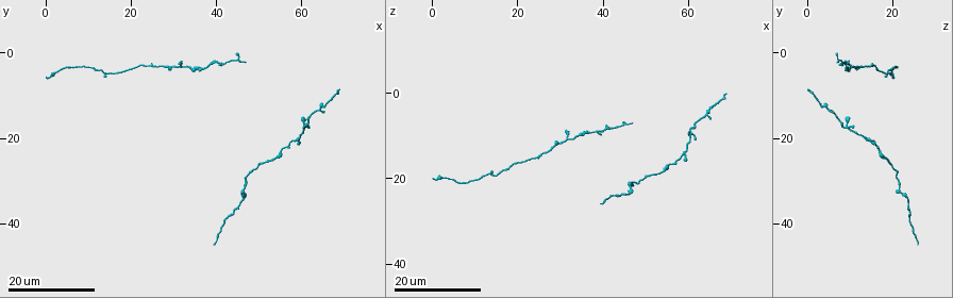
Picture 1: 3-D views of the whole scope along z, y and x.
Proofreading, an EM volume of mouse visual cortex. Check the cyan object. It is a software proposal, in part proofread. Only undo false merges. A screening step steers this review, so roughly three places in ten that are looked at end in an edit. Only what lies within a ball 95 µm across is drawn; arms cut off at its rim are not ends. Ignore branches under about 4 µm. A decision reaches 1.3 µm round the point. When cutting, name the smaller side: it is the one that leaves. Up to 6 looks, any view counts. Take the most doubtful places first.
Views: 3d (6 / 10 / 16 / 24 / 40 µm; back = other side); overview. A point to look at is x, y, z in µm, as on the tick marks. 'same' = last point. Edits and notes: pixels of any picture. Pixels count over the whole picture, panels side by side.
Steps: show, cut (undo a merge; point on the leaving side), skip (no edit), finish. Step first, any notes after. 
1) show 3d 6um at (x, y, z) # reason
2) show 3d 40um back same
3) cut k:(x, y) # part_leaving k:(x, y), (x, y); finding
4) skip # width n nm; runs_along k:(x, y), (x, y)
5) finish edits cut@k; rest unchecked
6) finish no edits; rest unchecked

show 3d 16um at (60.5, 17.0, 9.0) # four-way junction

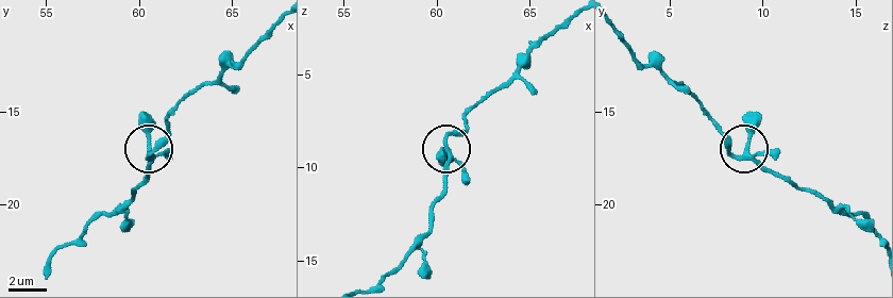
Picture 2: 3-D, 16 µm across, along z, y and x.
show 3d 6um at (60.7, 17.4, 9.1)

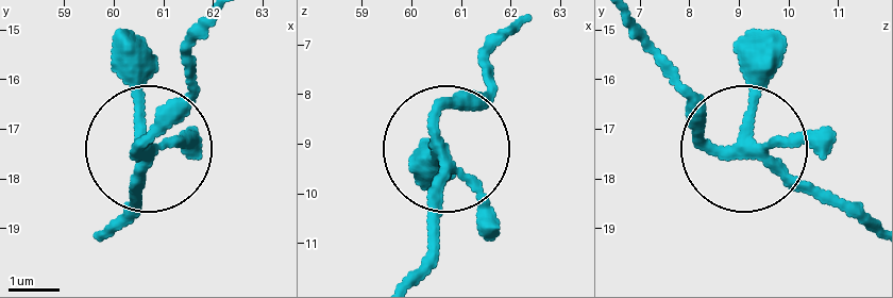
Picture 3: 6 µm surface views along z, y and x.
skip # all the same cell

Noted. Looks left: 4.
show 3d 24um at (64.5, 13.5, 5.0) # three-way junction

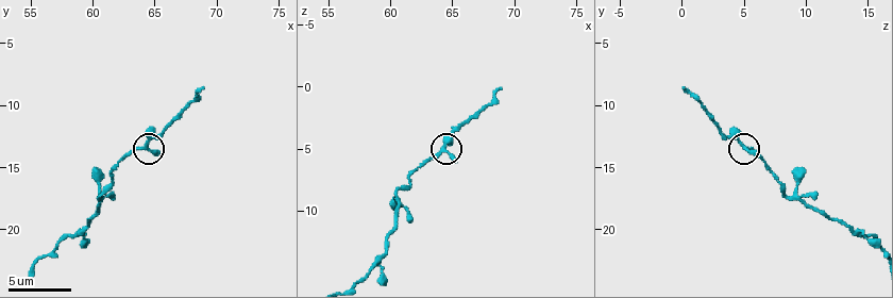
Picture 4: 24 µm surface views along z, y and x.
show 3d 10um at (64.0, 13.4, 5.2) # zoom in

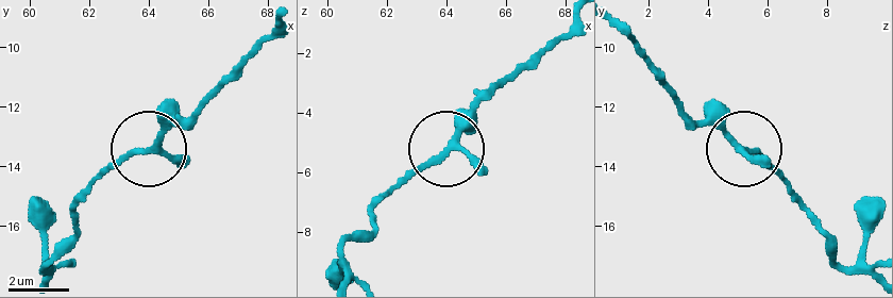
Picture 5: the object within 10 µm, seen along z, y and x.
show 3d 6um at (64.1, 13.4, 5.2)

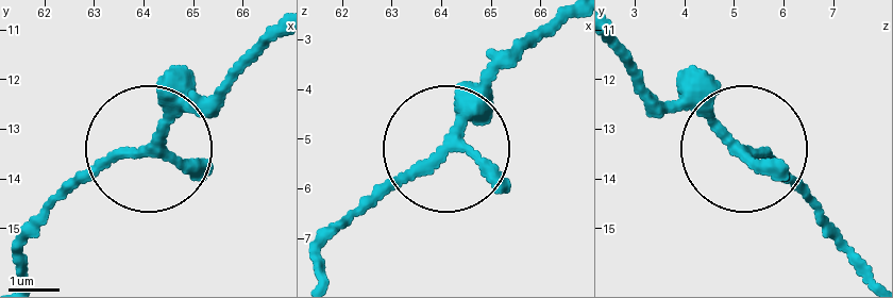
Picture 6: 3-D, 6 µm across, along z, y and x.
skip # width 180 nm; all the same cell

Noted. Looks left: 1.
finish no edits; rest unchecked

